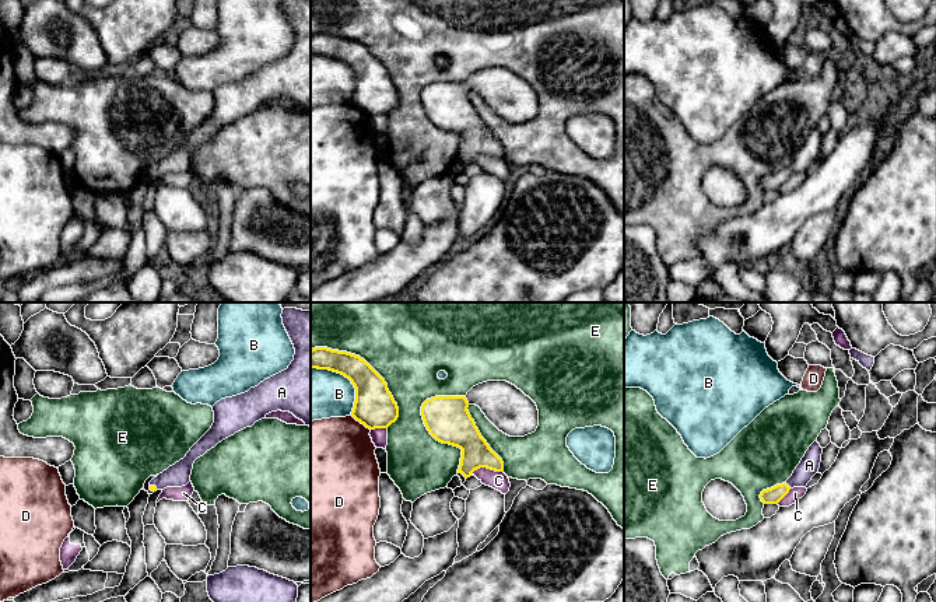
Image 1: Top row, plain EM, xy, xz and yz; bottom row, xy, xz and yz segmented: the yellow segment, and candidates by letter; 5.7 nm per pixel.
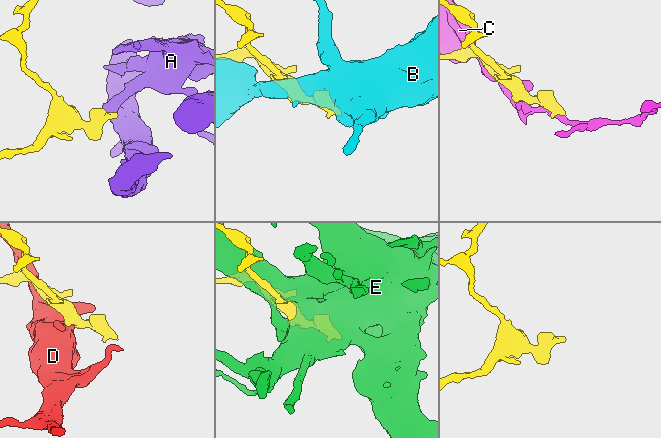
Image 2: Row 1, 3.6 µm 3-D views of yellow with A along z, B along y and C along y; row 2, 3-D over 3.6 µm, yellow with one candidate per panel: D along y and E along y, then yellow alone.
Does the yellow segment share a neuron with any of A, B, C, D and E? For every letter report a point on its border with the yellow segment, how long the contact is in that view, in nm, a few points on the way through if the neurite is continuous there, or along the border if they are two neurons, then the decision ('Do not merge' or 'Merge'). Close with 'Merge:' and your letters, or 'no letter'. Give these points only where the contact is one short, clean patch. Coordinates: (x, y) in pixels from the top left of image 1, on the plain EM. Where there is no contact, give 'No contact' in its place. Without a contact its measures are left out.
A: Touches yellow at yz (786, 171). Shared border 50 nm. Path across: yz (771, 182), (786, 171), (809, 151). Merge
B: Touches yellow at xz (347, 63). Shared border 360 nm. Do not merge
C: Touches yellow at xz (487, 154). Shared border 180 nm. Do not merge
D: Touches yellow at xz (361, 109). Shared border 140 nm. Do not merge
E: Touches yellow at xz (440, 128). Shared border 460 nm. Do not merge
Merge: A

